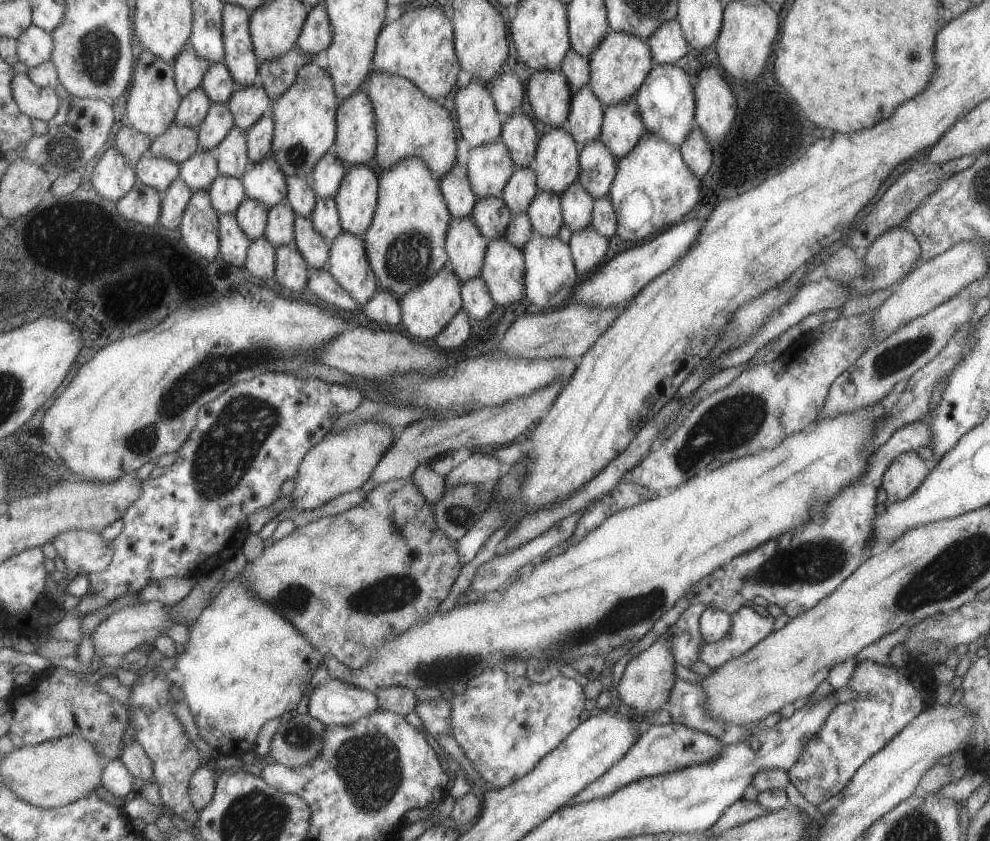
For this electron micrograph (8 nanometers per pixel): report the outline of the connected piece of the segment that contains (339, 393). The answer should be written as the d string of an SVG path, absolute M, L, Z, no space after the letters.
M263 373L253 377L248 381L232 384L224 390L215 400L200 406L196 416L196 423L183 444L177 449L177 458L167 467L167 470L157 478L146 478L142 480L142 490L139 498L130 504L129 508L121 516L124 527L118 536L112 540L114 550L112 552L111 562L108 567L100 573L88 574L87 580L89 588L87 592L80 598L74 609L83 616L95 610L101 610L104 606L113 602L115 598L124 594L135 594L143 590L148 584L157 583L161 579L169 577L177 578L201 578L205 573L212 571L219 566L224 566L235 553L239 551L242 542L249 534L246 526L247 516L260 508L271 506L277 498L283 496L279 491L279 486L283 484L287 478L294 478L298 473L298 466L303 455L318 443L334 426L334 422L343 413L352 411L357 408L364 396L360 390L339 385L336 383L327 383L314 377L297 378L286 374Z

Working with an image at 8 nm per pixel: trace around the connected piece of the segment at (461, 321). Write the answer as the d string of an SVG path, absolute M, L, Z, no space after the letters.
M461 308L449 319L449 322L433 338L433 346L441 351L453 352L461 348L471 332L471 322L465 309Z

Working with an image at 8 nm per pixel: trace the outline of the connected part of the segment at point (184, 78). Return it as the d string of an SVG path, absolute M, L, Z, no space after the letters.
M187 42L172 60L174 66L174 85L180 98L190 90L199 87L210 62L201 58Z

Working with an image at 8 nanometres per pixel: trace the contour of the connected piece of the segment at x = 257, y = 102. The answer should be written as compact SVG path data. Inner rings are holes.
M260 85L237 87L228 98L228 109L234 124L243 132L259 117L270 112L270 100Z

